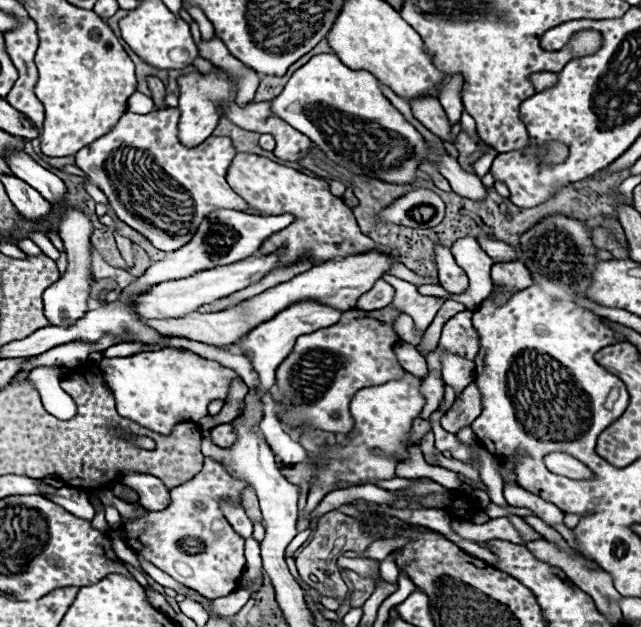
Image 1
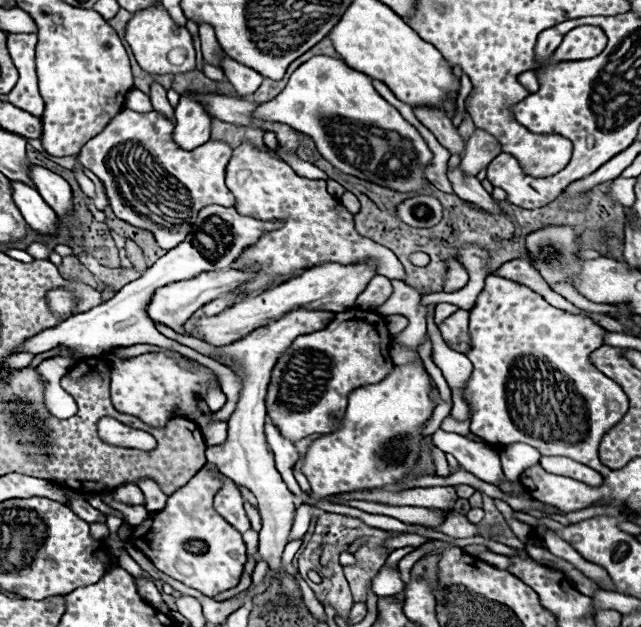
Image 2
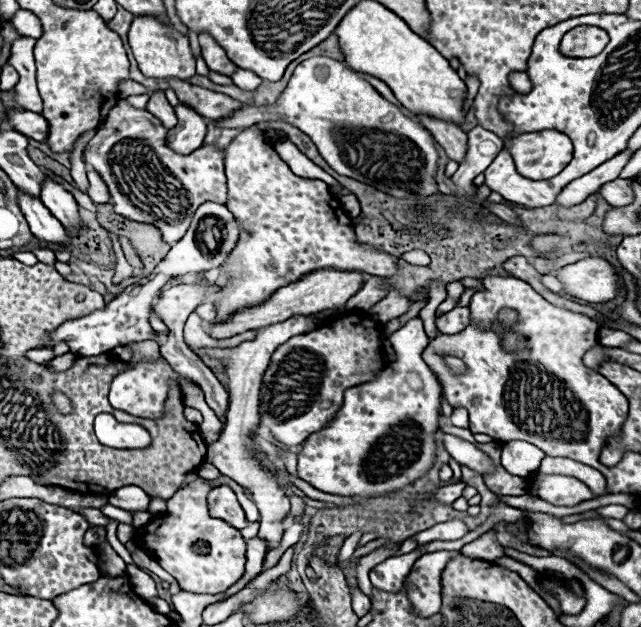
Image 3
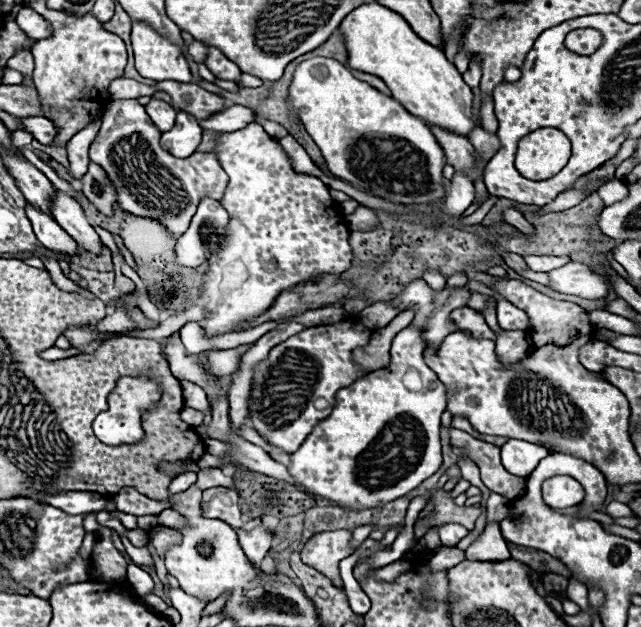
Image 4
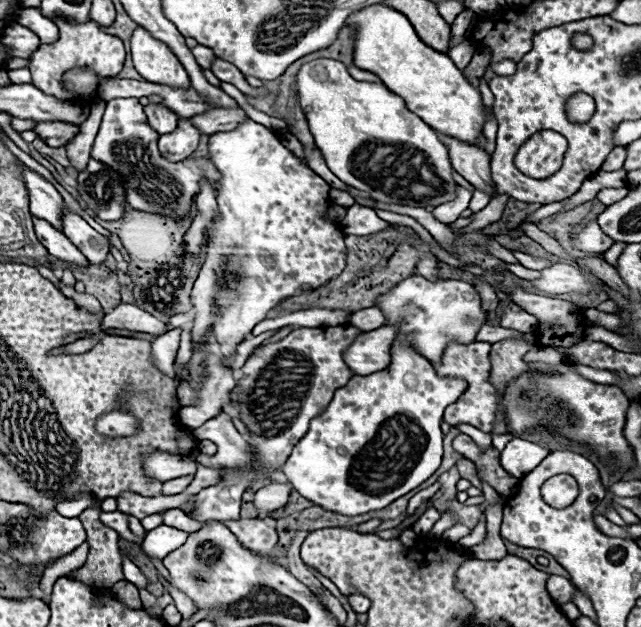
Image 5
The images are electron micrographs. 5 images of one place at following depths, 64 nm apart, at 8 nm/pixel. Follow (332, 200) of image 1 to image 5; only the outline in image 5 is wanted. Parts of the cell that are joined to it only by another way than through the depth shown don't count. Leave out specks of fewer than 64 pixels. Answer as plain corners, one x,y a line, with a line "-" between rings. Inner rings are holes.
246,120
236,130
212,134
208,148
210,160
222,172
216,194
220,220
208,232
206,262
192,290
196,310
192,340
196,348
190,358
188,382
200,390
200,404
180,408
180,422
188,430
196,430
230,402
236,380
232,370
222,366
222,358
234,354
252,328
284,298
324,286
346,266
346,234
340,224
324,218
330,206
330,186
302,166
282,146
280,136
-
214,340
218,354
214,354

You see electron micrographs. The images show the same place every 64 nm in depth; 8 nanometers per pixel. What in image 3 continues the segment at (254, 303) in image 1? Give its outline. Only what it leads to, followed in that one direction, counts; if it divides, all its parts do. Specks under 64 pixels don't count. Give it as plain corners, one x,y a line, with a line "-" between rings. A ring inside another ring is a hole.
322,268
322,270
314,270
308,276
302,276
296,282
290,282
286,286
282,286
280,290
276,290
276,294
272,294
268,300
238,310
232,318
224,320
224,322
206,322
204,330
216,338
216,340
224,340
248,330
258,330
264,328
272,322
282,322
284,318
290,318
292,314
316,314
322,310
336,310
342,312
346,310
346,302
358,292
362,290
362,284
366,282
366,272
362,270
336,270
336,268

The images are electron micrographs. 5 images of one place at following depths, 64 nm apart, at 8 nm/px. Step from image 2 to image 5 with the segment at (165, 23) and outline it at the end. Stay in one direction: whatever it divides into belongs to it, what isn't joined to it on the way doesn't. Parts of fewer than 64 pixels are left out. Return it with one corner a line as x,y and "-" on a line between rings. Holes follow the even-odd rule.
138,26
132,34
132,60
138,74
148,82
178,88
190,86
190,78
176,54
172,54
164,42
152,38
152,34
148,34
142,26

